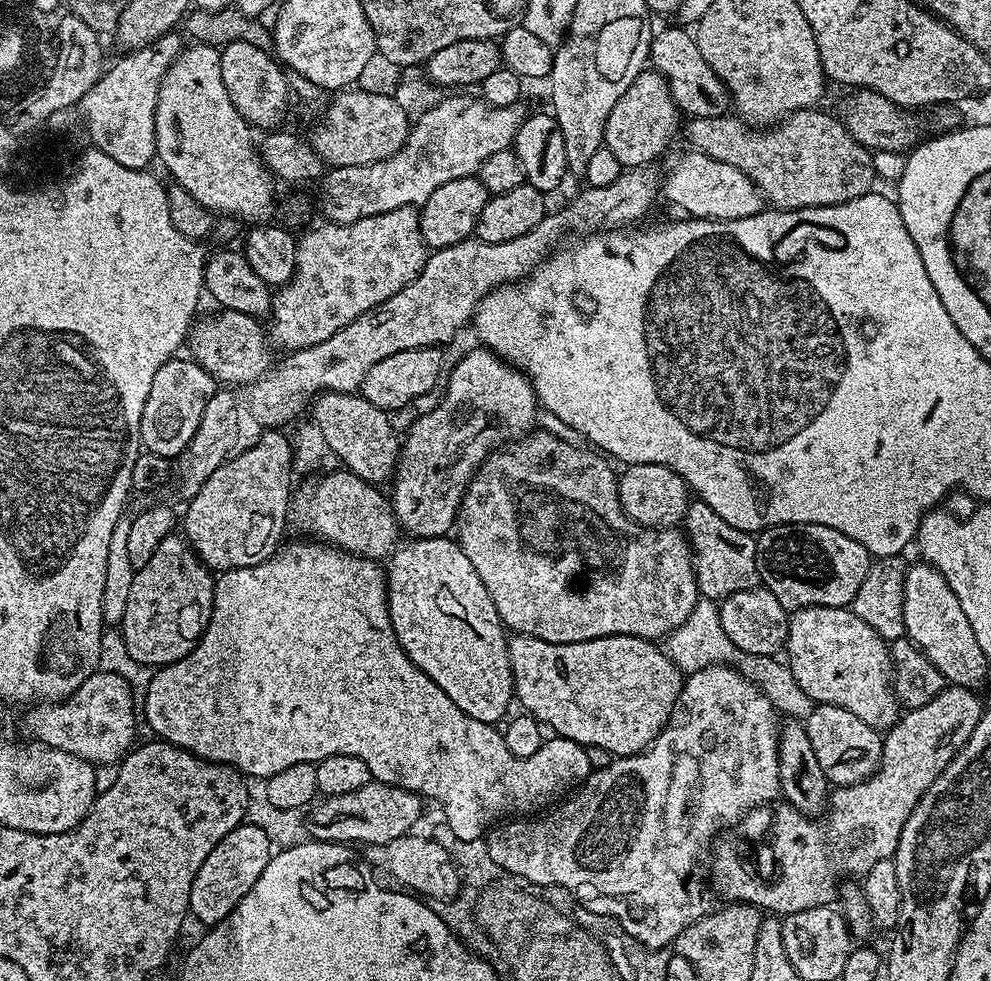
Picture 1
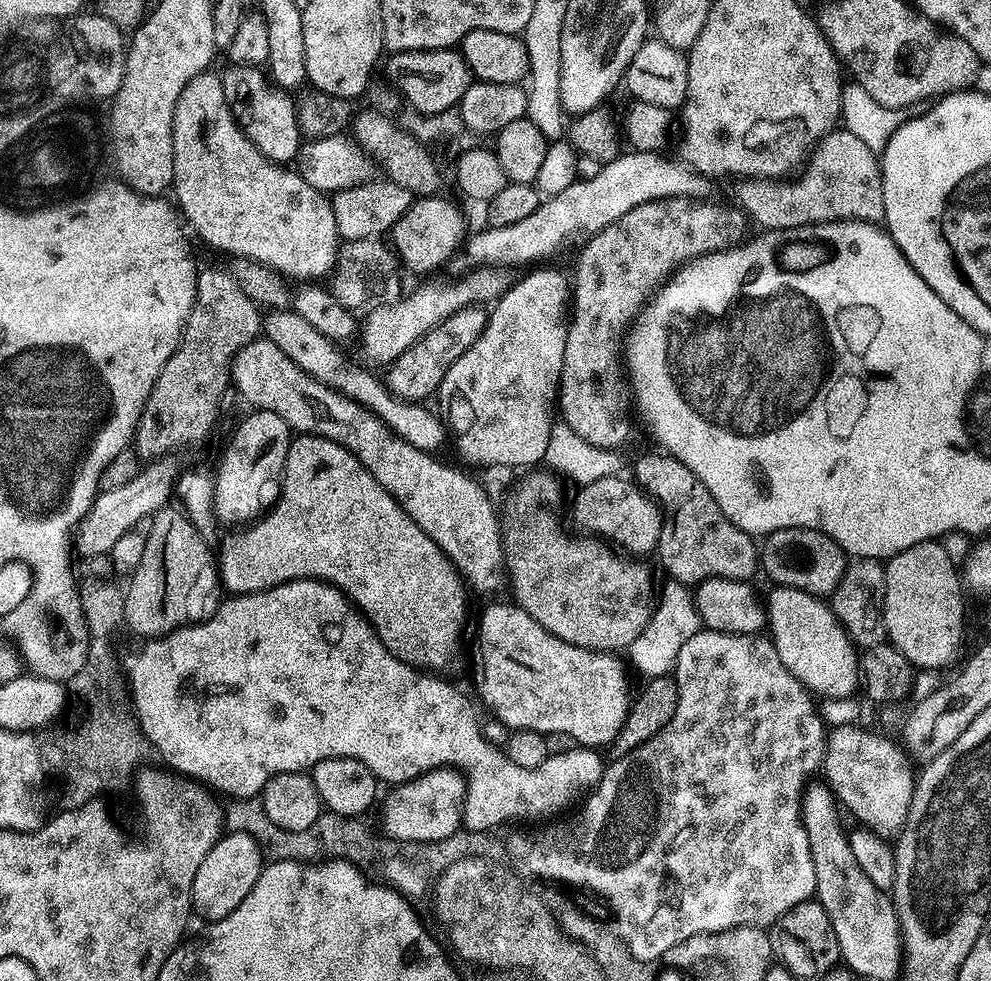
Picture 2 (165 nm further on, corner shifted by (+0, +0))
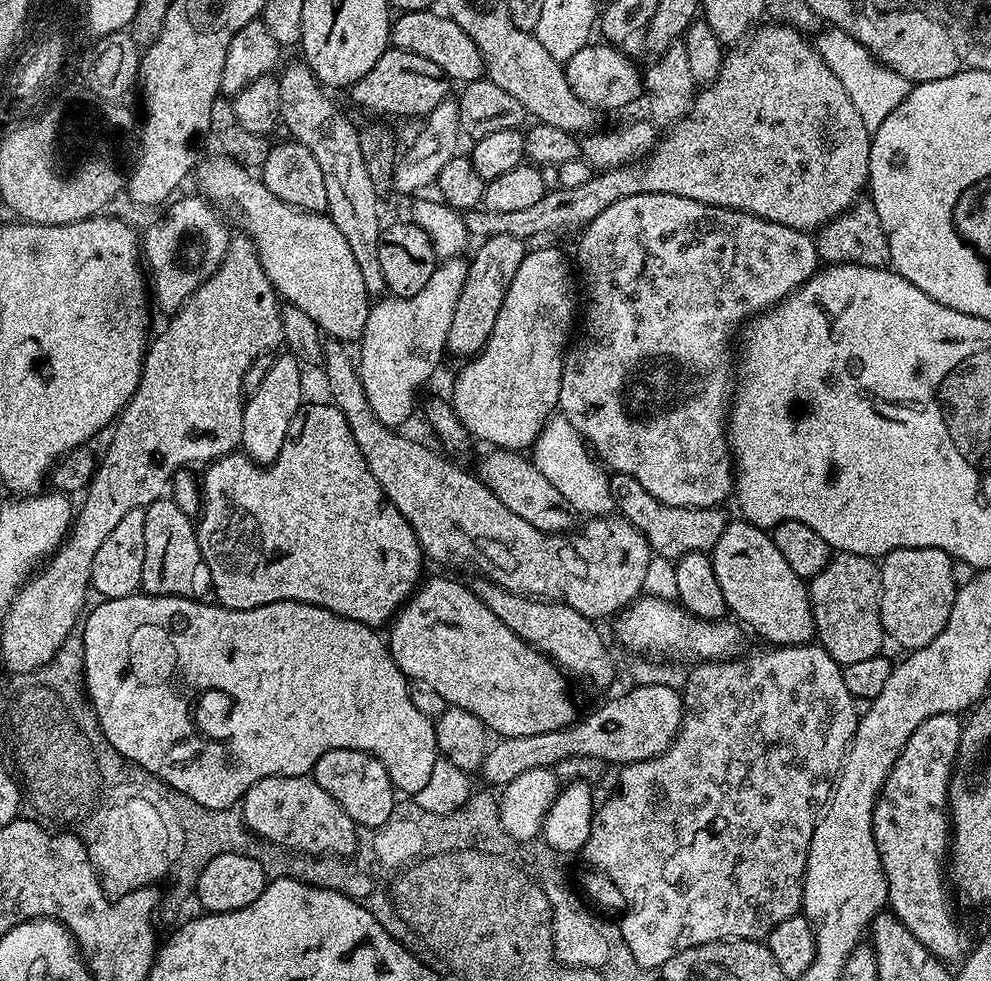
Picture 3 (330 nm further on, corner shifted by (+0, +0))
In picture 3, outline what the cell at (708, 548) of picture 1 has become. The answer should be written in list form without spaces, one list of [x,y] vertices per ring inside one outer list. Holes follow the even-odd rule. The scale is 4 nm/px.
[[[612,472],[608,477],[612,487],[612,499],[619,515],[643,534],[652,547],[655,555],[670,561],[677,561],[687,552],[708,552],[722,538],[724,528],[730,523],[724,517],[724,508],[683,508],[682,506],[666,506],[666,502],[658,502],[650,490],[646,490],[630,474]]]

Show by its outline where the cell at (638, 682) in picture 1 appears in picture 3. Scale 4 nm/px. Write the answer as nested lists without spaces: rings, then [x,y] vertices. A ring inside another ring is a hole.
[[[436,576],[433,580],[425,579],[423,583],[417,587],[414,595],[409,599],[408,603],[396,613],[391,621],[390,627],[386,632],[386,647],[392,653],[394,662],[400,667],[401,672],[405,676],[416,680],[420,684],[425,684],[432,692],[437,692],[445,701],[445,705],[453,708],[461,708],[469,711],[470,714],[476,715],[485,725],[488,730],[497,737],[503,738],[506,736],[525,736],[526,734],[542,734],[550,730],[558,730],[565,728],[566,725],[577,719],[578,712],[572,705],[572,696],[568,693],[568,684],[565,673],[553,662],[549,660],[543,652],[532,648],[522,638],[518,638],[518,634],[514,634],[514,630],[510,630],[510,626],[506,626],[506,622],[502,622],[502,618],[498,618],[498,614],[494,614],[494,610],[490,610],[490,606],[486,606],[472,592],[471,587],[467,583],[459,584],[456,580],[451,580],[448,576]]]

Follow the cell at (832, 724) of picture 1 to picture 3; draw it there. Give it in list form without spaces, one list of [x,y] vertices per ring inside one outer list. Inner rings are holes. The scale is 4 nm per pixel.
[[[950,712],[946,714],[934,714],[934,718],[926,718],[926,722],[922,722],[922,726],[918,726],[918,730],[914,730],[914,734],[906,742],[906,746],[902,750],[898,762],[890,770],[890,774],[884,783],[884,789],[881,790],[880,797],[876,800],[874,814],[872,815],[872,821],[874,822],[874,842],[878,846],[882,870],[886,874],[886,882],[888,883],[887,907],[890,909],[892,915],[900,919],[902,926],[906,926],[906,930],[910,930],[910,934],[914,934],[914,938],[918,938],[918,942],[922,942],[922,946],[926,946],[926,950],[930,950],[930,954],[934,954],[938,959],[945,962],[953,962],[952,960],[956,960],[955,962],[963,961],[974,944],[974,940],[968,937],[967,930],[956,921],[956,916],[952,913],[954,904],[950,899],[949,885],[946,883],[946,857],[950,852],[950,817],[946,811],[948,807],[948,783],[952,781],[952,770],[956,766],[956,755],[960,749],[961,727],[961,717]]]

